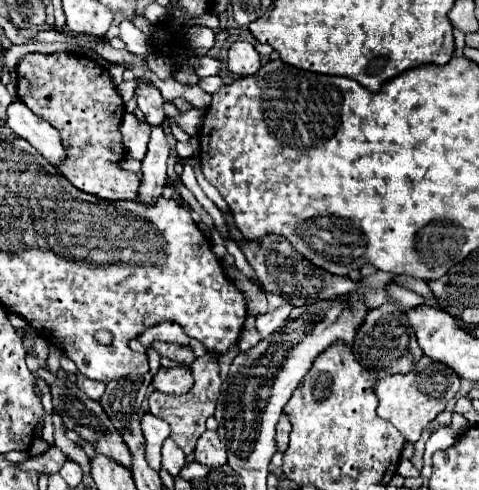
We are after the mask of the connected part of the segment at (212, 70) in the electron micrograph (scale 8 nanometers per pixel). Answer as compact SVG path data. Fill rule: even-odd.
M197 56L194 61L194 70L200 78L214 76L219 73L222 61L205 56Z

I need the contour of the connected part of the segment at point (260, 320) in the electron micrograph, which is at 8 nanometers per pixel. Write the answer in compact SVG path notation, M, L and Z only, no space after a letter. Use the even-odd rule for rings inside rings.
M284 304L284 306L280 306L280 308L272 310L272 312L256 316L256 330L258 330L260 338L270 336L280 324L284 324L284 320L288 318L290 310L292 310L292 304Z

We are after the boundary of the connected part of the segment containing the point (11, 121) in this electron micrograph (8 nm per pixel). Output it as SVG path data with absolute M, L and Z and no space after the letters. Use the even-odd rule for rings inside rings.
M12 100L8 106L8 128L28 140L50 164L58 164L64 158L64 148L58 130L46 120L40 120L22 100Z

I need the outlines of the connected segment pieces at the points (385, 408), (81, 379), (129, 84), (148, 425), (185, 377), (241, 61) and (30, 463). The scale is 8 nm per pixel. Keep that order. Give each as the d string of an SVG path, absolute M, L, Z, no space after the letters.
M428 356L420 360L416 370L408 374L394 374L386 376L376 382L376 396L378 396L378 416L382 420L392 422L402 436L408 442L416 442L422 434L422 430L444 410L446 402L456 396L460 388L460 378L450 372L450 368L444 368L444 364L436 364Z
M78 374L76 376L78 378L78 388L88 396L88 398L92 398L94 402L98 402L100 400L100 396L104 394L104 390L106 390L106 386L104 384L100 384L100 382L94 382L94 380L88 380L86 376L82 376L82 374Z
M140 77L131 81L123 81L117 86L118 94L120 94L123 102L128 102L133 97L138 82L150 83L151 81L146 77Z
M146 412L146 416L142 418L142 432L146 438L146 462L150 464L150 468L160 472L162 470L160 448L162 448L162 442L170 436L170 426L164 420Z
M160 366L160 370L152 378L152 386L154 390L172 396L186 394L192 388L192 370L190 366L172 366L172 368Z
M234 42L228 50L228 68L240 76L252 76L260 68L260 54L248 42Z
M52 446L42 458L28 458L26 462L22 462L22 464L18 464L16 468L18 470L28 470L28 472L42 472L42 474L52 474L52 472L58 472L62 466L64 466L64 462L66 462L68 458L56 448L56 446Z

